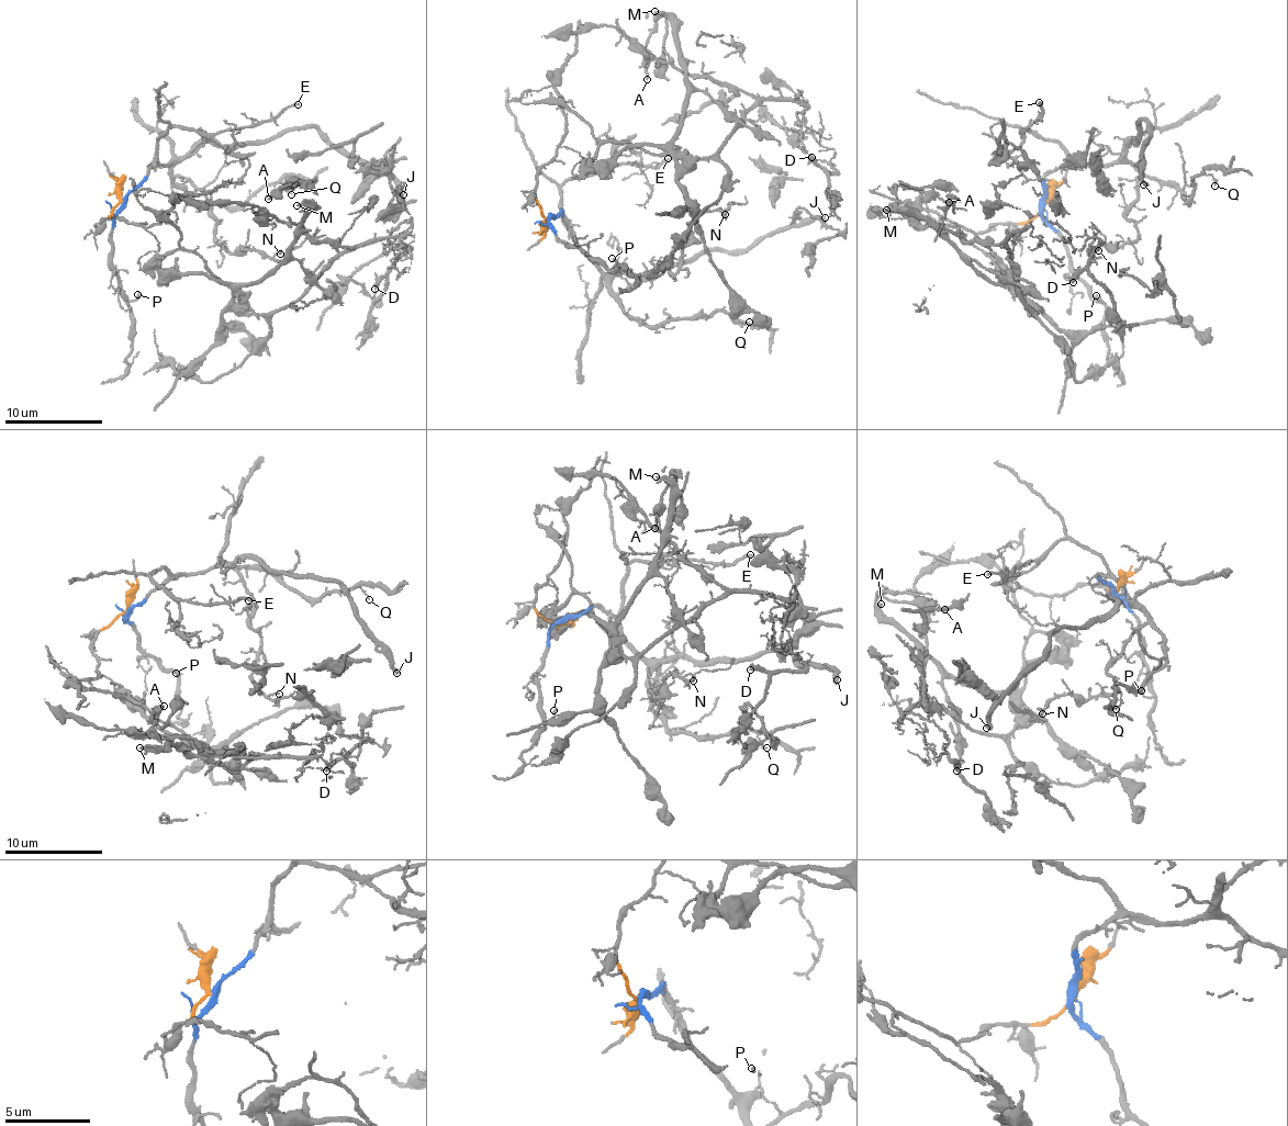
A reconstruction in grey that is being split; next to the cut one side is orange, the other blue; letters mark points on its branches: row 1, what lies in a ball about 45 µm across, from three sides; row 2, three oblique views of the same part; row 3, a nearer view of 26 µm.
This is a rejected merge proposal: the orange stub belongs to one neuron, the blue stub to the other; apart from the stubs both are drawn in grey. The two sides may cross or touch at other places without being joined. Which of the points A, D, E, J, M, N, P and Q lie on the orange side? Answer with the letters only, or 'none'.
A, D, M

